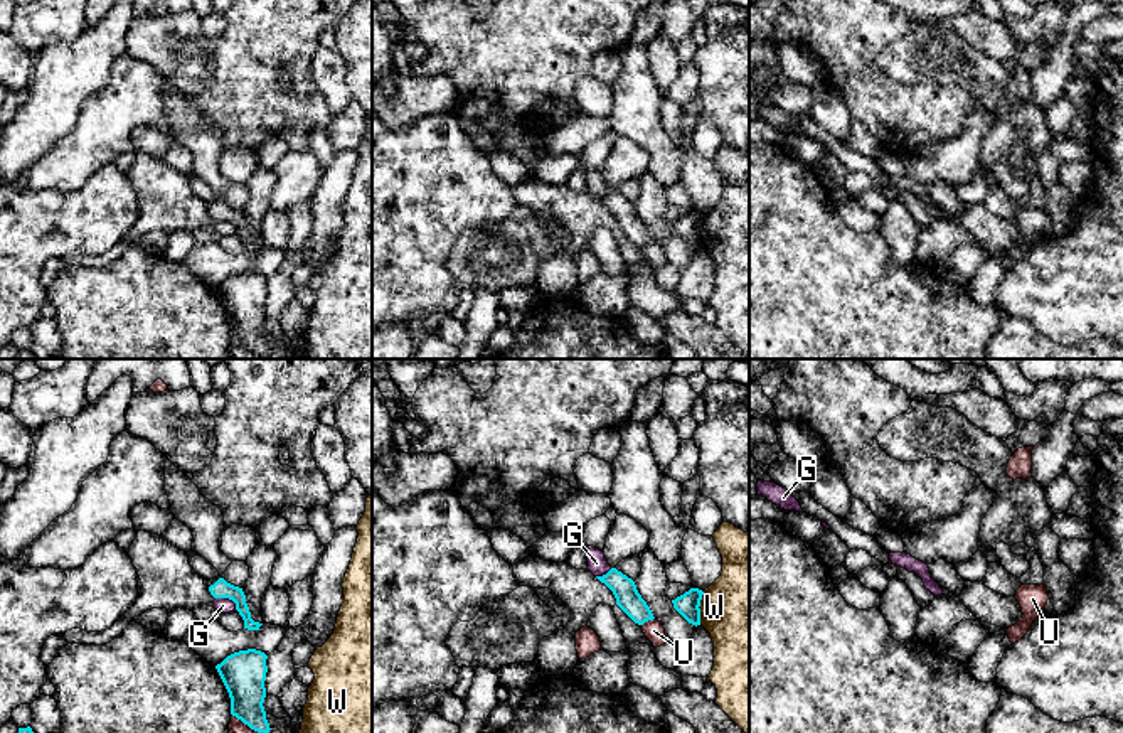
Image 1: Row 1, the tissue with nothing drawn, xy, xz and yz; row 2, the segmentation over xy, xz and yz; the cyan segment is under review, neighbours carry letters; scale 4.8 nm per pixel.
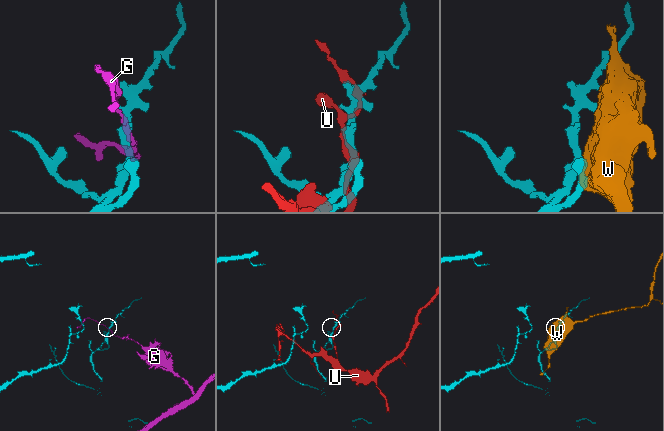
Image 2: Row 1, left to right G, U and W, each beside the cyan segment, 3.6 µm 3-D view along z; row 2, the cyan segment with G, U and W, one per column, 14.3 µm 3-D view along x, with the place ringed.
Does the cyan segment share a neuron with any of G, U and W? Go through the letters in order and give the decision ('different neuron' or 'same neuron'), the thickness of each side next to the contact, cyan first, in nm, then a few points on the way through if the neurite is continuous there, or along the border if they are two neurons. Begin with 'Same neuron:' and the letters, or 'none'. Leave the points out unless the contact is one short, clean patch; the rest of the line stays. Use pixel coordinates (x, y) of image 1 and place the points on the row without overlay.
Same neuron: none
G: different neuron; calibres 90 and 80 nm; border xy (216, 219), (226, 219), (236, 231)
U: different neuron; calibres 120 and 100 nm
W: different neuron; calibres 110 and 420 nm

